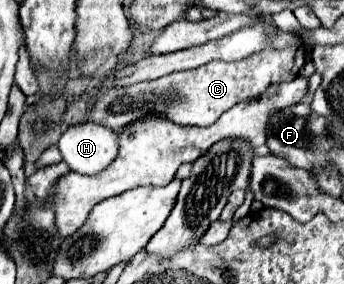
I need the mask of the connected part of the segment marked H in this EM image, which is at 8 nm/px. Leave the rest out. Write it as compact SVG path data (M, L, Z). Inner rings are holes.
M96 122L70 126L58 140L60 154L72 172L98 174L118 154L118 136L114 130Z

